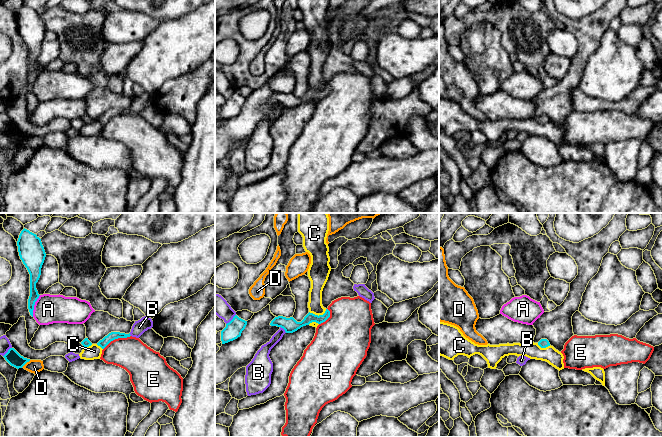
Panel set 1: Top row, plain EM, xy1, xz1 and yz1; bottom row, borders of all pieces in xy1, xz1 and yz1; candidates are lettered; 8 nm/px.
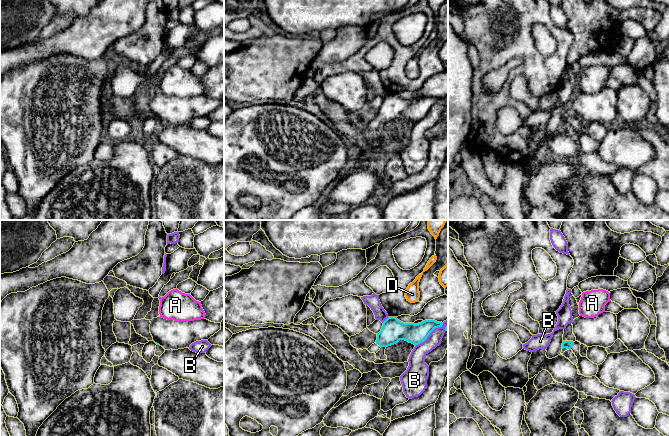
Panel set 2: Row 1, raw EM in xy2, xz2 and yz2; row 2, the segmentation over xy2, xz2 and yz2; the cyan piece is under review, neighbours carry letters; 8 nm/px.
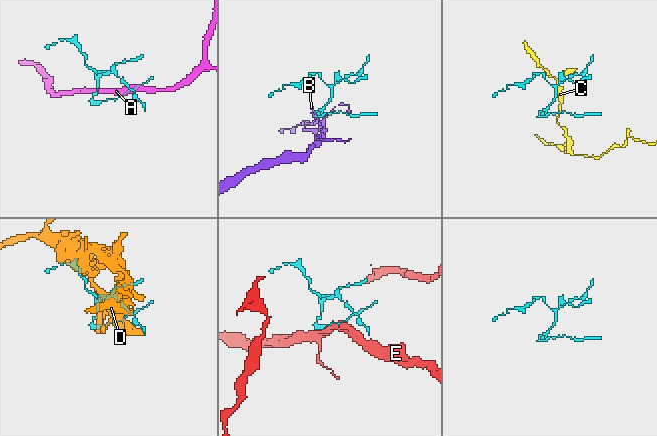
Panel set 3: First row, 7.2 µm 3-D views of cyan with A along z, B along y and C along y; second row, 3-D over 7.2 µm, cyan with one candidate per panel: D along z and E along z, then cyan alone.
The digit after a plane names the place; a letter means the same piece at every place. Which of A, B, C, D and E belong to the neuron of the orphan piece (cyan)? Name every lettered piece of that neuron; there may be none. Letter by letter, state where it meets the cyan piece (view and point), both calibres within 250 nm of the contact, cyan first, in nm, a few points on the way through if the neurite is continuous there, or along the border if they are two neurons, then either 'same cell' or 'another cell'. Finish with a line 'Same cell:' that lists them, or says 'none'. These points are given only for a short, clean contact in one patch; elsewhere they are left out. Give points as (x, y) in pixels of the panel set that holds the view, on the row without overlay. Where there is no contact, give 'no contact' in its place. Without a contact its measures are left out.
A: xy1 (33, 82) | 80/240 nm | along xy1 (40, 71), (35, 78), (32, 92) | another cell
B: xz2 (429, 110) | 160/130 nm | another cell
C: xz1 (317, 91) | 120/120 nm | along xz1 (326, 85), (322, 90), (318, 91), (309, 87) | another cell
D: xy1 (26, 138) | 110/110 nm | another cell
E: xy1 (116, 114) | 70/260 nm | along xy1 (130, 111), (124, 114), (113, 115), (103, 125) | another cell
Same cell: none

